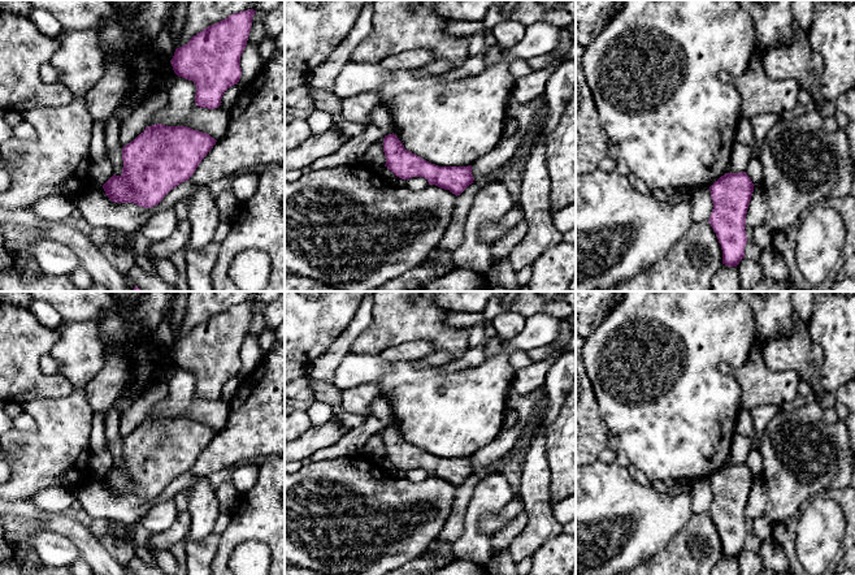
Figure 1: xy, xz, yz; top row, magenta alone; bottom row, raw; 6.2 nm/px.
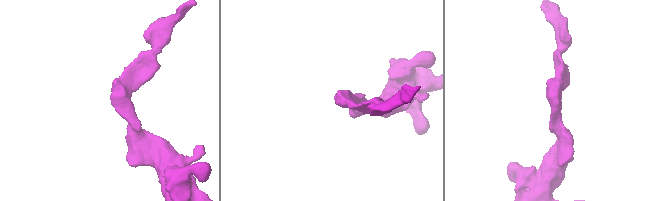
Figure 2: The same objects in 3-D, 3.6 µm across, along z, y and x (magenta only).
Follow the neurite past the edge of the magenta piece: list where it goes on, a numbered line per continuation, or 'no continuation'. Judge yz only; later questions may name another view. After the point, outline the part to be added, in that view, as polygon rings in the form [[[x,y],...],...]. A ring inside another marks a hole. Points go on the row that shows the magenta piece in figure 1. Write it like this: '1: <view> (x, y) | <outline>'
no continuation

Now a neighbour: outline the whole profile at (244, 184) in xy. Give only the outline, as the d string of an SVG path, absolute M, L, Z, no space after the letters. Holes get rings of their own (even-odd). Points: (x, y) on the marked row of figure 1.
M244 170L233 177L231 190L242 204L249 200L259 186L260 172Z

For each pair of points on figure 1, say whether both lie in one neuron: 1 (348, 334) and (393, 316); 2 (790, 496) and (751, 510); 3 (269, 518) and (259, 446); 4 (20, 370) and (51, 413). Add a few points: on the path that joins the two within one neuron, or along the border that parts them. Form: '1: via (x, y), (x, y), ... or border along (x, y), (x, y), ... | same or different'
1: border along (370, 305), (372, 324), (356, 337), (350, 350) | different
2: border along (760, 476), (767, 491), (767, 514) | different
3: border along (270, 457), (267, 457), (260, 463) | different
4: border along (69, 393), (61, 397), (38, 397), (21, 405) | different

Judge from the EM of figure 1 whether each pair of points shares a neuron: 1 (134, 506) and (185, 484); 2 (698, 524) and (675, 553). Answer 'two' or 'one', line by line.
1: one
2: one

